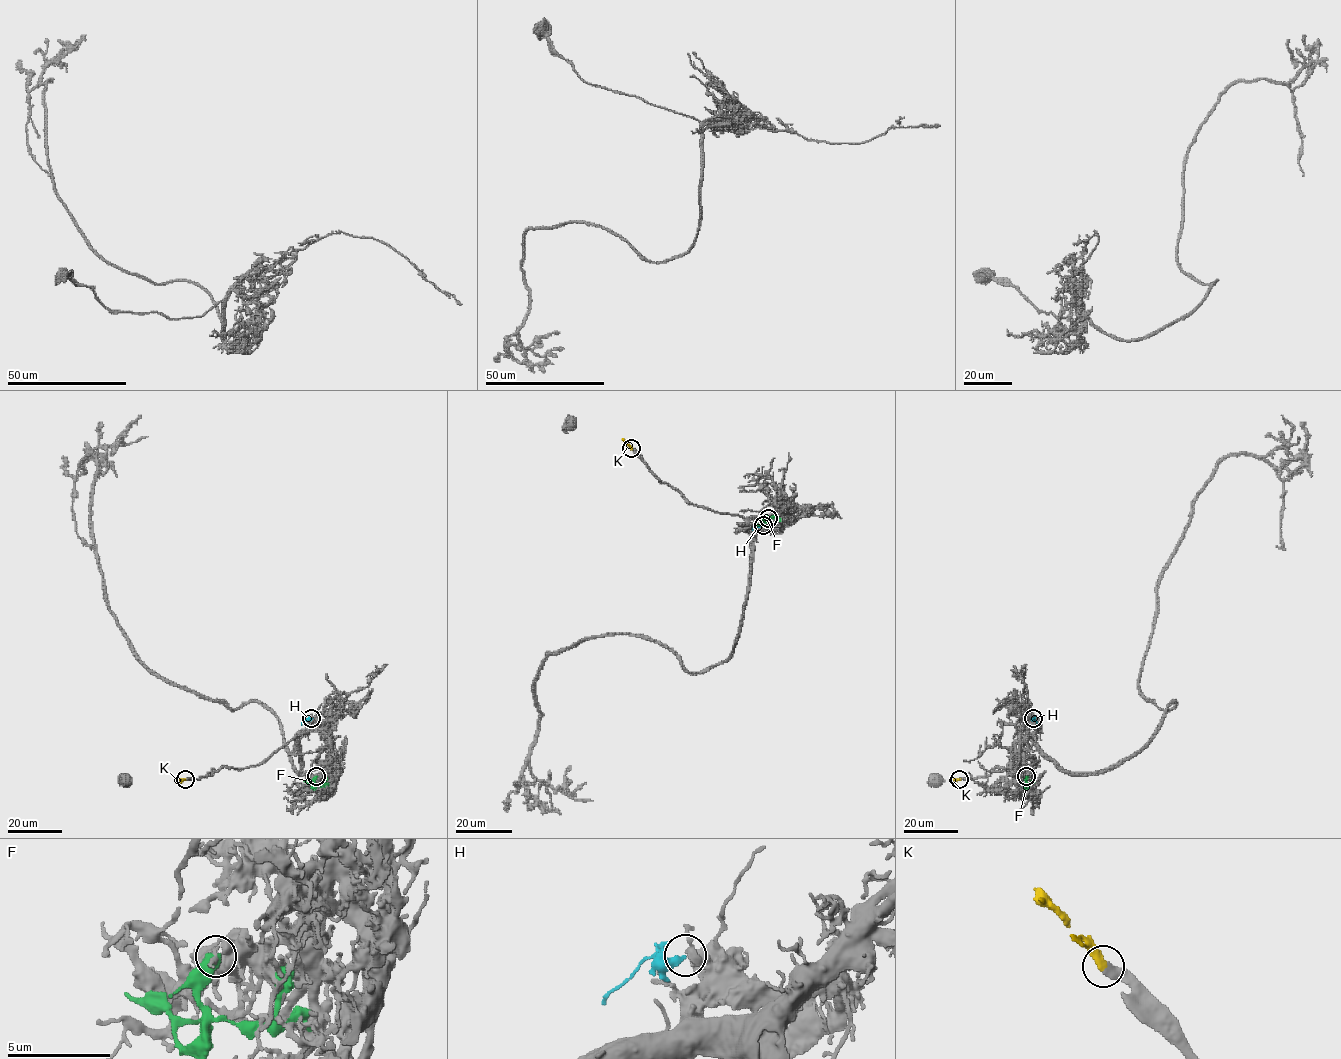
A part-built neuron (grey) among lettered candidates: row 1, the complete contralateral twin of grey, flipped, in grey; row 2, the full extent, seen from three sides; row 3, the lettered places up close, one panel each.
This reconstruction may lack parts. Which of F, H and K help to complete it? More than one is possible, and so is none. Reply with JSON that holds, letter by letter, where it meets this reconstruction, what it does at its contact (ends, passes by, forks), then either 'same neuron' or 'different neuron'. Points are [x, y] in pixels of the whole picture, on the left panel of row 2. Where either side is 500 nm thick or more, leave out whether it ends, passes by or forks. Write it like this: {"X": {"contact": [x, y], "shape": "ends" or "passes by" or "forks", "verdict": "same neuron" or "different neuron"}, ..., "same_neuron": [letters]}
{"F": {"contact": [316, 776], "verdict": "different neuron"}, "H": {"contact": [311, 718], "shape": "ends", "verdict": "same neuron"}, "K": {"contact": [185, 779], "shape": "ends", "verdict": "same neuron"}, "same_neuron": ["H", "K"]}

